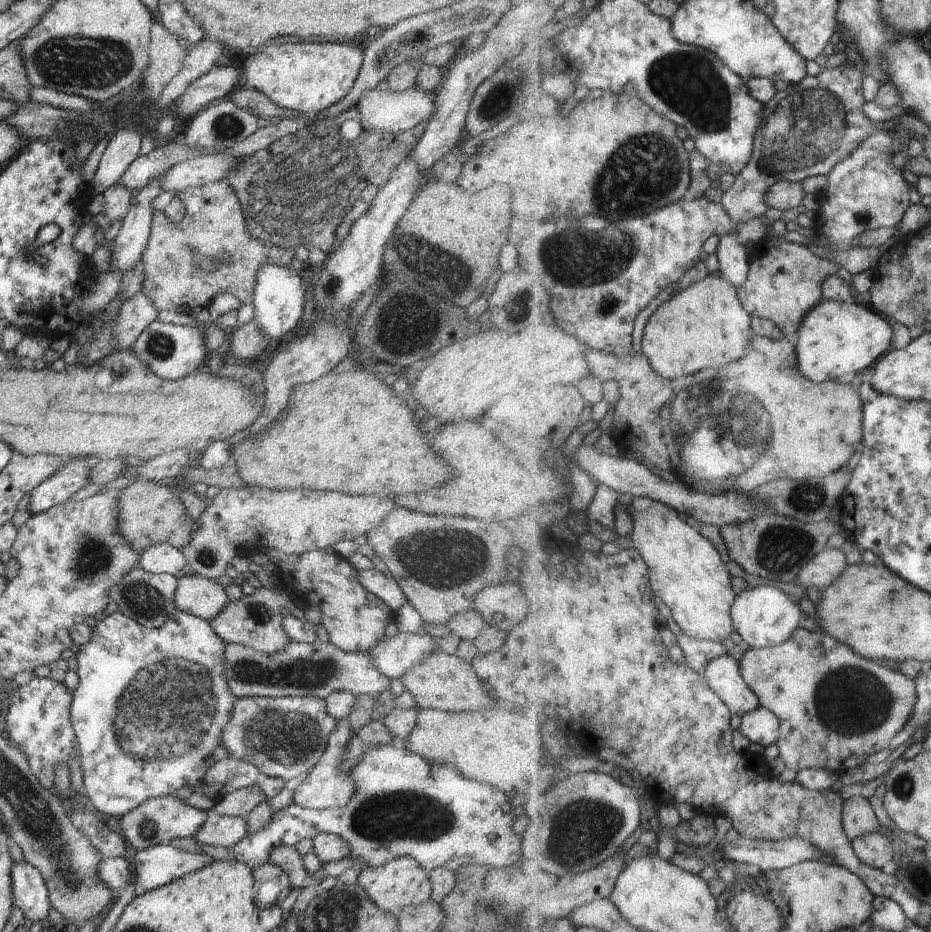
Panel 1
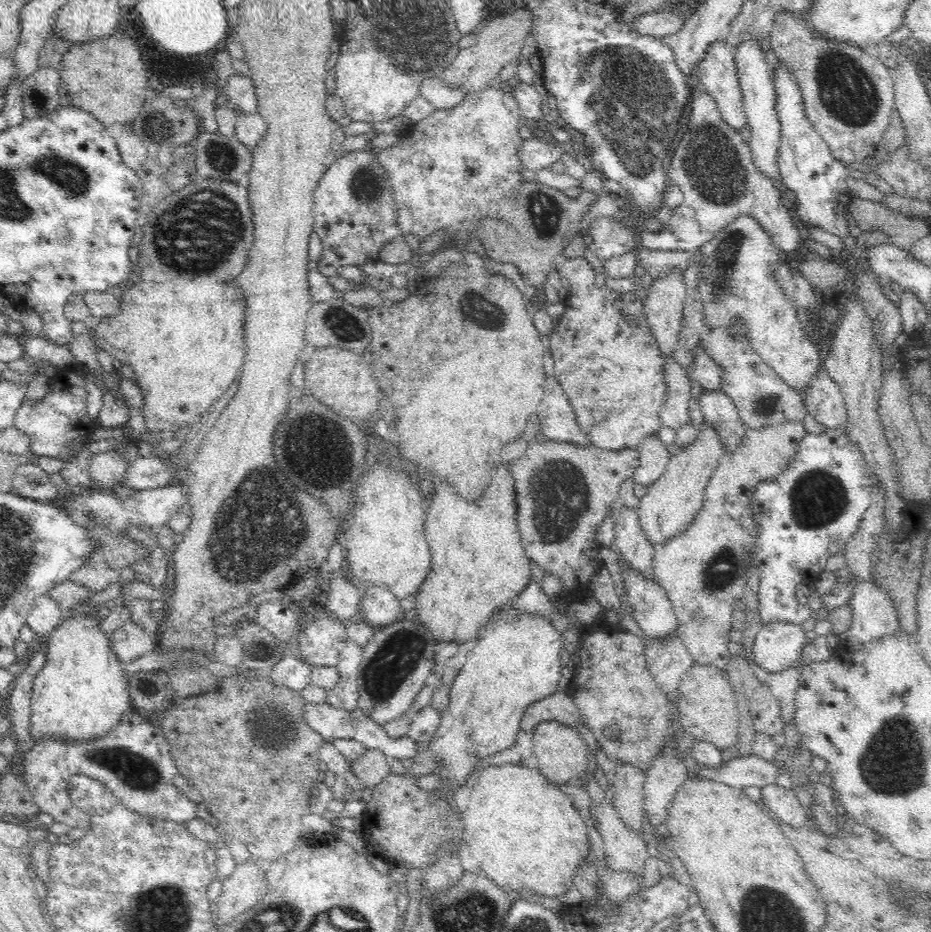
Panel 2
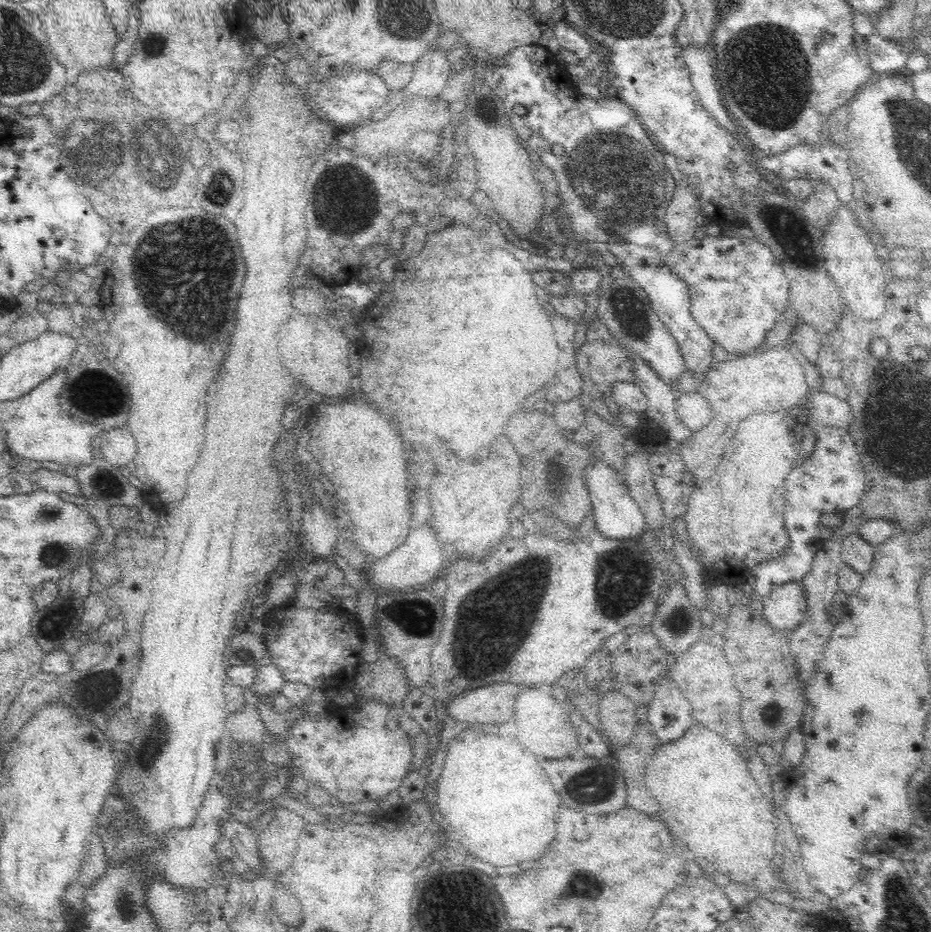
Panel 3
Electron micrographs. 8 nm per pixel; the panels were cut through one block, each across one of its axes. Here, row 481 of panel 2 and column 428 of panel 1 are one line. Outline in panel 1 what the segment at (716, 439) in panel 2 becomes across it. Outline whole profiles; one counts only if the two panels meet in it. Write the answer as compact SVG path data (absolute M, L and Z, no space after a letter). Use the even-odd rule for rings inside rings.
M437 649L432 654L424 656L416 661L414 667L407 669L404 676L399 679L406 687L406 692L410 692L414 697L417 708L428 708L428 710L438 710L449 713L454 712L478 712L480 708L488 708L492 700L482 688L481 675L477 674L473 666L460 657L446 655Z

